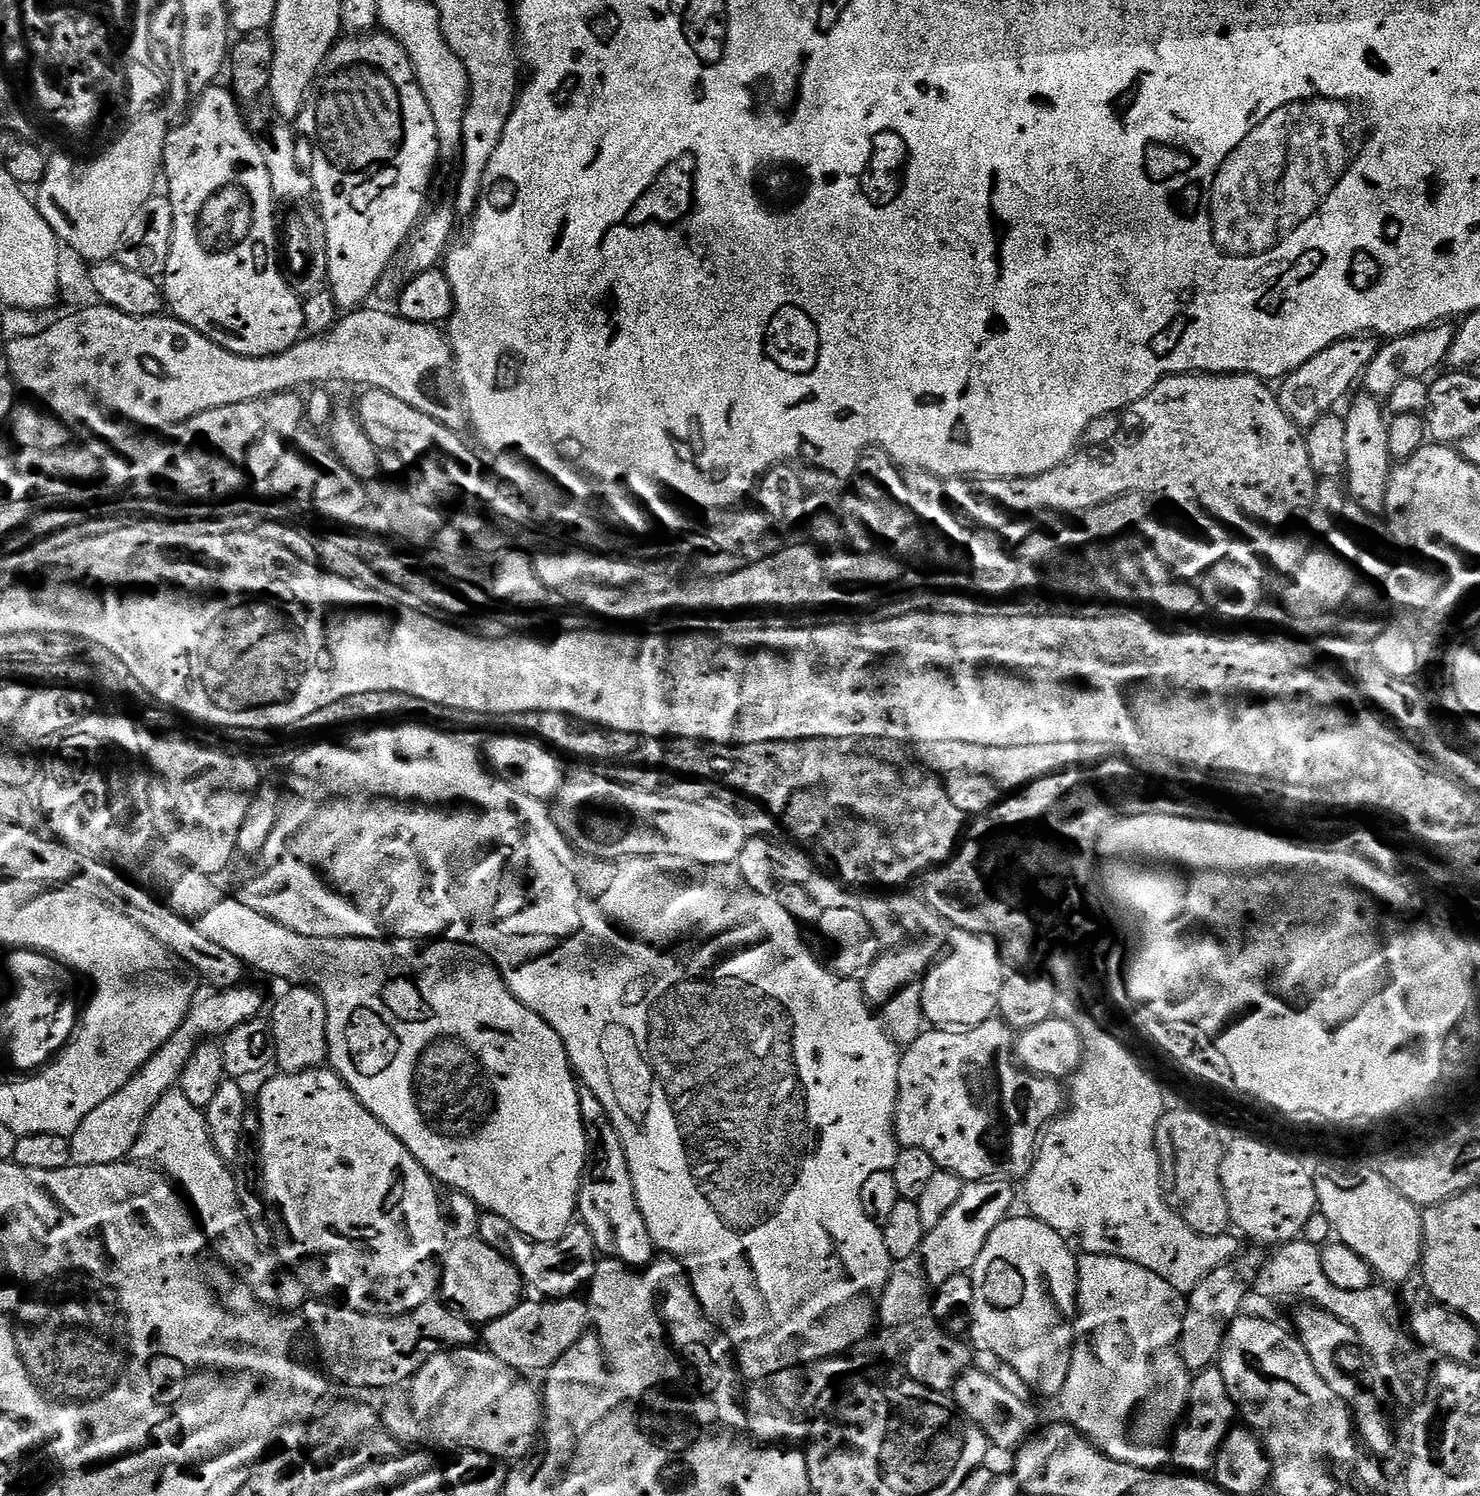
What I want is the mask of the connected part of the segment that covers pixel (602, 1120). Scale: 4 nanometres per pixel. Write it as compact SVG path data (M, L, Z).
M580 1088L578 1110L582 1110L582 1126L588 1143L588 1160L584 1163L584 1177L580 1179L580 1193L576 1199L579 1223L590 1230L601 1257L620 1260L637 1270L647 1268L658 1249L650 1238L650 1230L646 1230L642 1210L638 1210L624 1143L606 1114L606 1106L598 1102L594 1090Z

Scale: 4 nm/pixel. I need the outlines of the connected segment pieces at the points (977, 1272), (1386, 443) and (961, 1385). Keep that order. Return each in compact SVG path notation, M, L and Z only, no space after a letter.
M1009 1215L1007 1220L994 1226L994 1234L986 1238L986 1246L982 1246L982 1254L978 1254L978 1262L974 1262L972 1267L970 1275L974 1282L974 1310L970 1336L977 1340L975 1343L979 1347L991 1350L1008 1363L1037 1397L1056 1398L1062 1386L1066 1386L1066 1374L1070 1374L1078 1290L1078 1256L1069 1241L1035 1216L1016 1215Z
M1360 394L1344 416L1346 422L1346 492L1356 499L1364 512L1383 513L1386 506L1386 482L1390 478L1394 461L1390 454L1389 417L1375 396Z
M975 1370L963 1372L956 1380L954 1403L967 1420L980 1427L989 1441L1000 1448L1019 1448L1038 1428L1031 1403L1008 1393L1000 1383L994 1382L994 1378Z

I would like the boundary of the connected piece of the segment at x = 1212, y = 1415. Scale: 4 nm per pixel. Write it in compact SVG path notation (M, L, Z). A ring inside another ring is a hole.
M1220 1367L1203 1368L1202 1371L1195 1373L1192 1376L1192 1389L1188 1391L1186 1415L1175 1431L1176 1445L1170 1448L1171 1463L1176 1463L1177 1469L1188 1474L1211 1473L1220 1447L1234 1427L1232 1419L1237 1419L1237 1416L1236 1403L1230 1398L1226 1378L1222 1378Z

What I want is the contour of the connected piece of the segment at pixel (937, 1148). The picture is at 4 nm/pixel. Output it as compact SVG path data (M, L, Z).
M993 1018L982 1022L973 1028L963 1030L924 1030L920 1036L903 1049L900 1065L898 1066L898 1094L896 1095L896 1118L894 1131L900 1148L917 1148L926 1150L930 1158L934 1158L937 1169L958 1174L965 1182L973 1180L994 1180L997 1178L1011 1178L1020 1182L1027 1177L1028 1171L1032 1169L1032 1163L1036 1161L1036 1149L1042 1133L1048 1125L1065 1111L1066 1092L1061 1081L1048 1080L1045 1076L1035 1076L1033 1072L1025 1072L1016 1063L1016 1037L1017 1033L1006 1021Z

